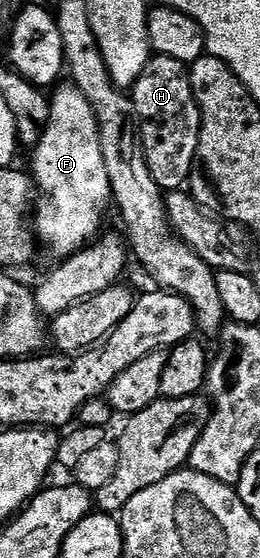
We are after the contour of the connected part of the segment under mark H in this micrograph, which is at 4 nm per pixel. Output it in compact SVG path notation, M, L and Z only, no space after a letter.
M161 54L149 58L142 76L131 87L130 97L140 119L140 139L144 142L150 176L154 176L165 192L185 189L192 176L192 167L197 163L200 139L200 106L192 91L189 63Z

